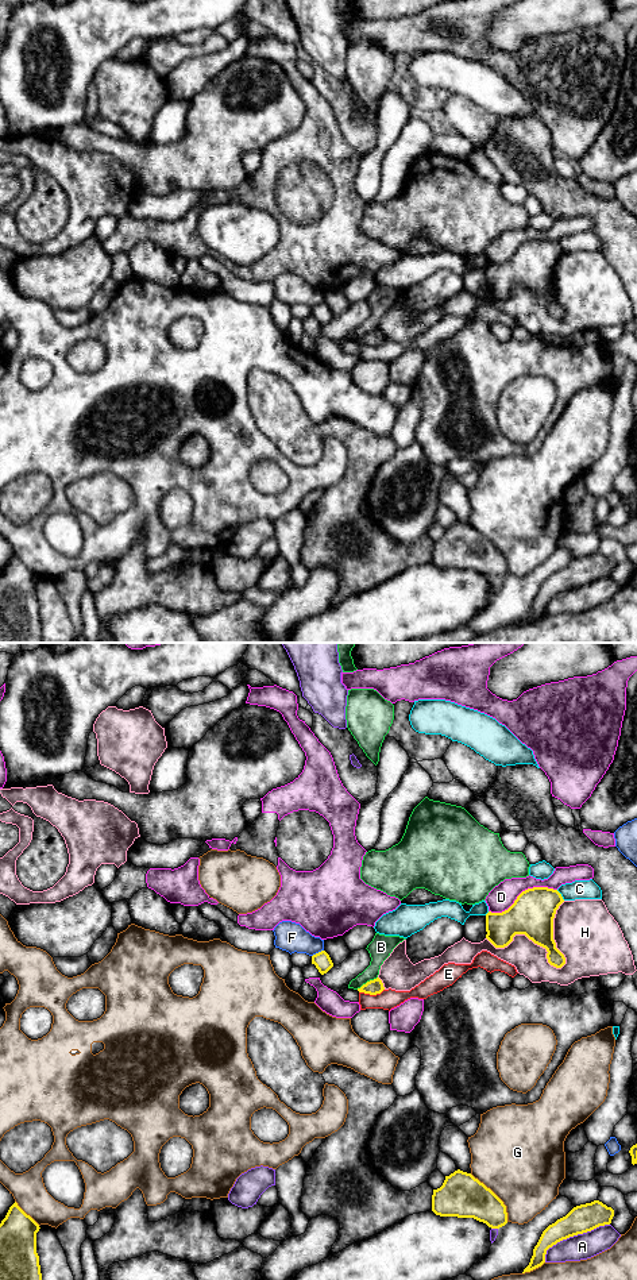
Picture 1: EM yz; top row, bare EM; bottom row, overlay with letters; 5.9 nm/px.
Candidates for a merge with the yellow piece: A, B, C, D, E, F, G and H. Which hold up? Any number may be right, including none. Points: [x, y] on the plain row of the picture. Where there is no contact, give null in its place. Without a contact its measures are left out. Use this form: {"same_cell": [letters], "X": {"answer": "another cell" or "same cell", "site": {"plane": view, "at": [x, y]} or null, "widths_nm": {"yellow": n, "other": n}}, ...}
{"same_cell": [], "A": {"answer": "another cell", "site": {"plane": "yz", "at": [572, 588]}, "widths_nm": {"yellow": 170, "other": 160}}, "B": {"answer": "another cell", "site": {"plane": "yz", "at": [367, 334]}, "widths_nm": {"yellow": 90, "other": 140}}, "C": {"answer": "another cell", "site": {"plane": "yz", "at": [560, 247]}, "widths_nm": {"yellow": 260, "other": 110}}, "D": {"answer": "another cell", "site": {"plane": "yz", "at": [521, 245]}, "widths_nm": {"yellow": 260, "other": 150}}, "E": {"answer": "another cell", "site": {"plane": "yz", "at": [371, 346]}, "widths_nm": {"yellow": 90, "other": 120}}, "F": {"answer": "another cell", "site": {"plane": "yz", "at": [319, 304]}, "widths_nm": {"yellow": 100, "other": 180}}, "G": {"answer": "another cell", "site": {"plane": "yz", "at": [495, 547]}, "widths_nm": {"yellow": 260, "other": 500}}, "H": {"answer": "another cell", "site": {"plane": "yz", "at": [551, 316]}, "widths_nm": {"yellow": 190, "other": 320}}}

